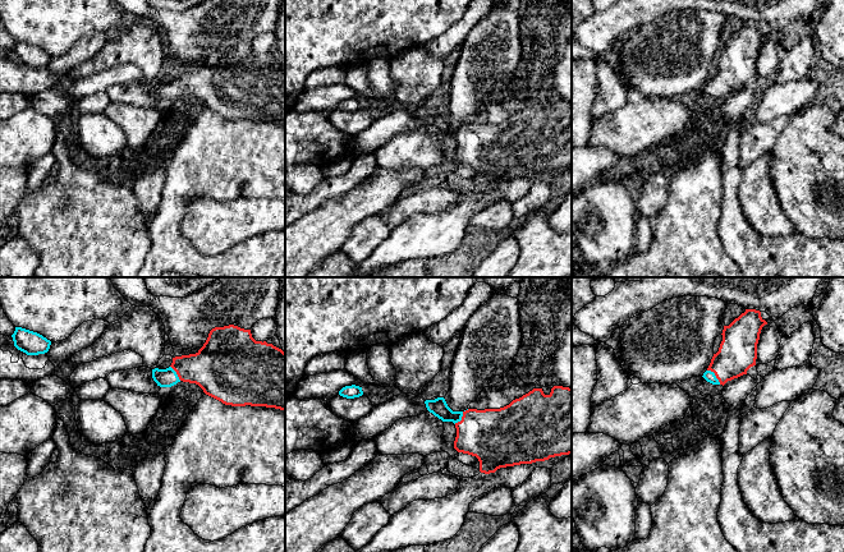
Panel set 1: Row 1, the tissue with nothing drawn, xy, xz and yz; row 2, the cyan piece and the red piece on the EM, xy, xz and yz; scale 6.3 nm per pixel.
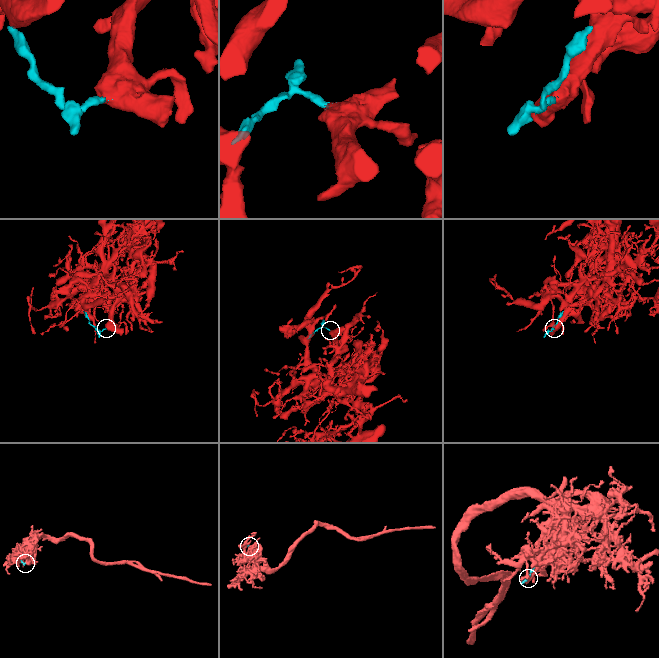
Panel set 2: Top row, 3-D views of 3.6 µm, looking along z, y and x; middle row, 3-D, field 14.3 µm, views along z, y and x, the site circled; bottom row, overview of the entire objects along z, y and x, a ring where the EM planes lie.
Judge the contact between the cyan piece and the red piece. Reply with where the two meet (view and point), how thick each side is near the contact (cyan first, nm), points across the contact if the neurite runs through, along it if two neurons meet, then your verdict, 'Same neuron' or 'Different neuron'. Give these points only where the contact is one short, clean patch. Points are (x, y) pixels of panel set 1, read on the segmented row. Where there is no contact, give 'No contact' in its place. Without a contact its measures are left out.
Touches cyan at xz (462, 415). Thickness 110 nm (cyan) against 360 nm. Path across: xz (439, 408), (445, 414), (462, 415), (480, 433), (495, 436). Same neuron

